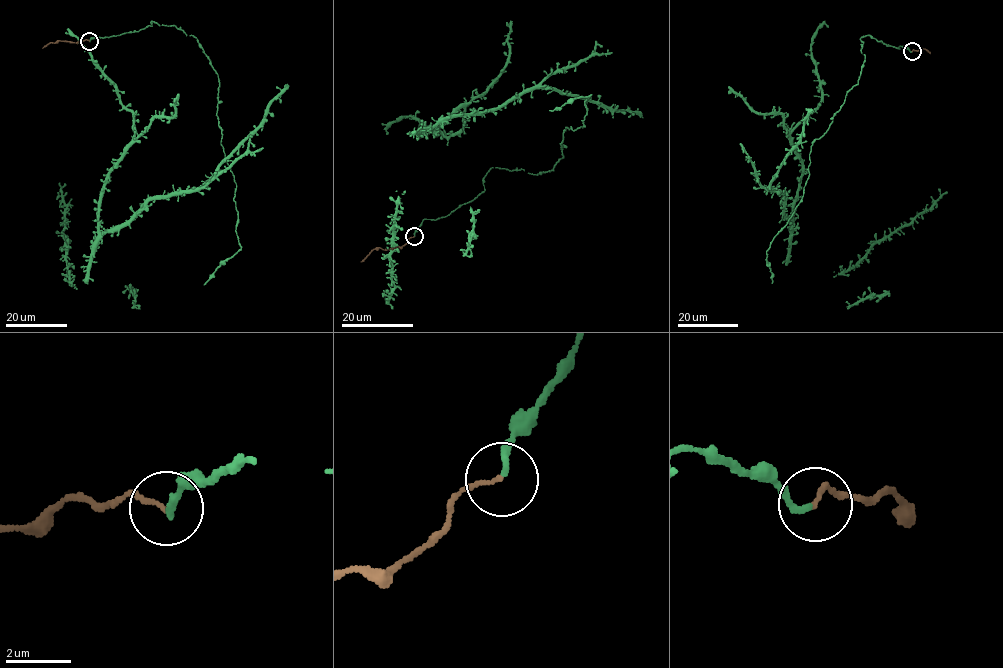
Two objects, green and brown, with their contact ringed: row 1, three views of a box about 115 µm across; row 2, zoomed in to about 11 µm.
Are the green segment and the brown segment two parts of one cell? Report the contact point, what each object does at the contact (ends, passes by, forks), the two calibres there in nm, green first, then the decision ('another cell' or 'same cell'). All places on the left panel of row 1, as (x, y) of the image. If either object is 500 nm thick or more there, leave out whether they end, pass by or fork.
(89, 41) | green ends | brown ends | 190/120 nm | same cell

